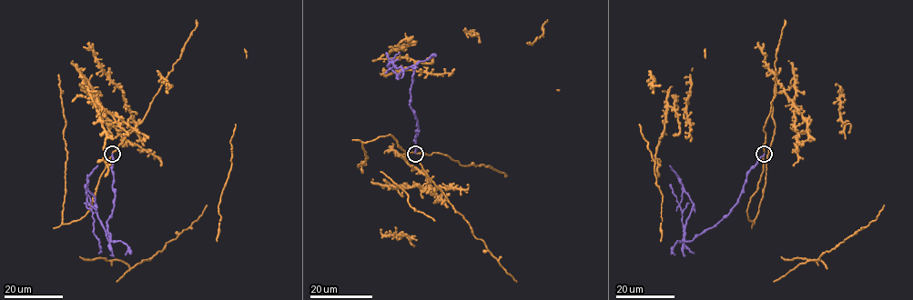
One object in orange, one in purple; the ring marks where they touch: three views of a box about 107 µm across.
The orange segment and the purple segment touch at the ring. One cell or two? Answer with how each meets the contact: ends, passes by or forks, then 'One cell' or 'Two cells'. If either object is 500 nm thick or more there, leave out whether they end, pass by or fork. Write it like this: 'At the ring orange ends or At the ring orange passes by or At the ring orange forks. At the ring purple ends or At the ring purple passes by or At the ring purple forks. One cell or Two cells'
At the ring orange passes by. At the ring purple ends. Two cells

